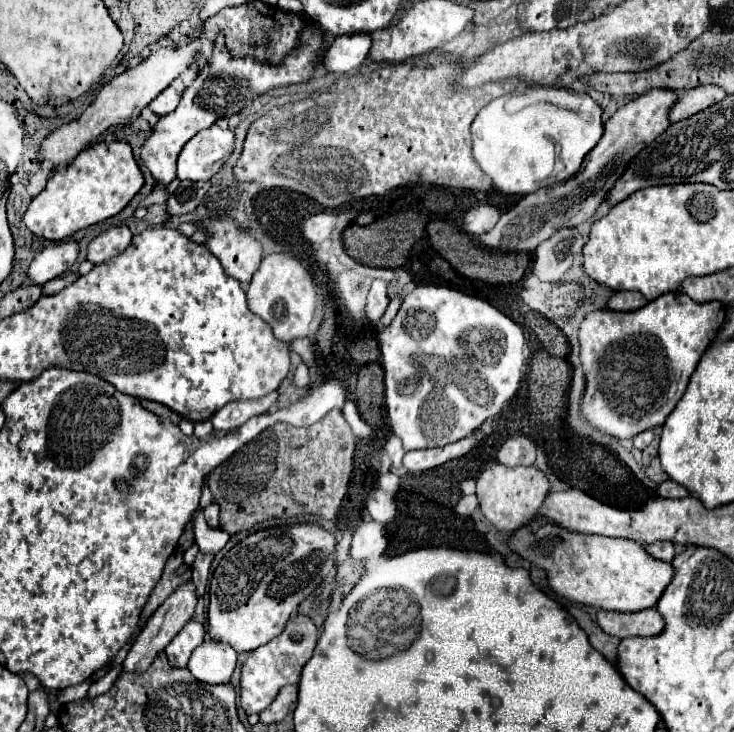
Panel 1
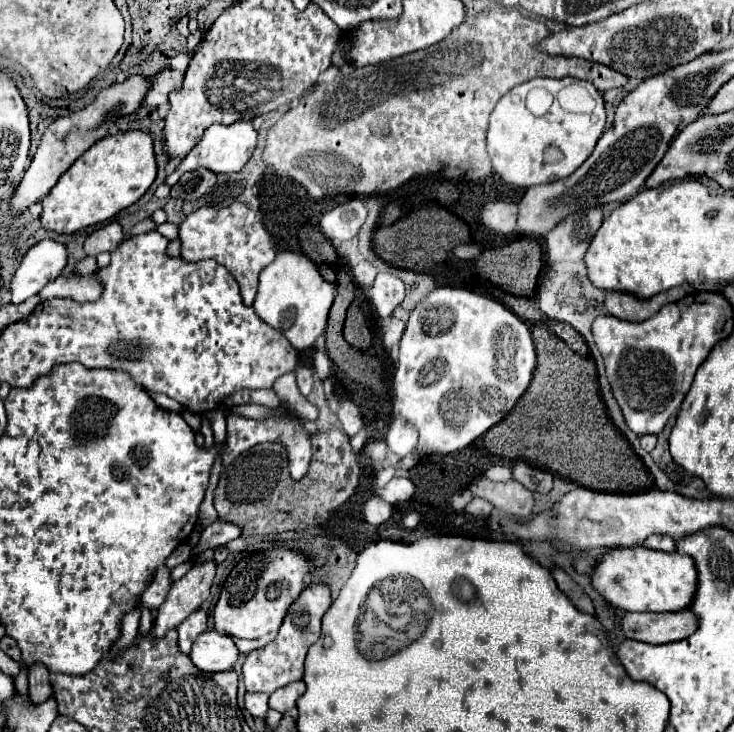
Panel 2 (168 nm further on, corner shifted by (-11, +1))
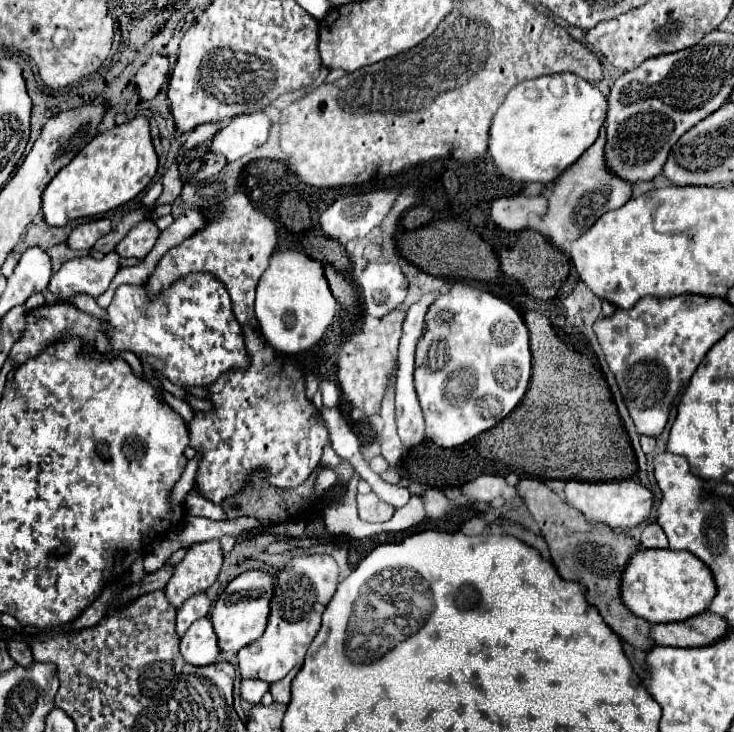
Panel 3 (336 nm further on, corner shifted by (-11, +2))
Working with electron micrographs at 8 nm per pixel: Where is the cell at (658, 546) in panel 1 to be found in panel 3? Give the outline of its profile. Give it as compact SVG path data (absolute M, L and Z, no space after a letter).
M647 524L641 532L641 546L643 548L667 548L667 536L659 528L659 524Z

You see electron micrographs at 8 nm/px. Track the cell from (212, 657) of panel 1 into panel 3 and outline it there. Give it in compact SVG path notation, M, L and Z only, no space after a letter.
M209 618L195 620L189 626L189 630L183 634L179 648L181 648L181 656L193 666L213 664L221 658Z

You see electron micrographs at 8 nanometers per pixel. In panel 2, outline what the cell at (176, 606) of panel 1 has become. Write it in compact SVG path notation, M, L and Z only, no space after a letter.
M215 561L195 565L187 575L173 583L167 599L157 611L153 625L153 639L159 641L171 629L177 629L195 609L209 597L209 589L215 577Z

